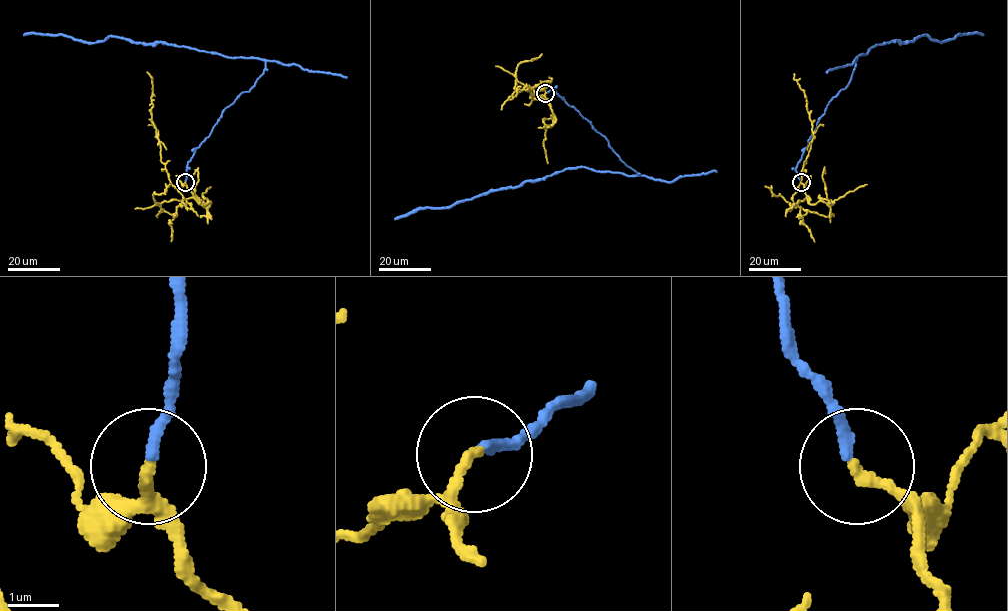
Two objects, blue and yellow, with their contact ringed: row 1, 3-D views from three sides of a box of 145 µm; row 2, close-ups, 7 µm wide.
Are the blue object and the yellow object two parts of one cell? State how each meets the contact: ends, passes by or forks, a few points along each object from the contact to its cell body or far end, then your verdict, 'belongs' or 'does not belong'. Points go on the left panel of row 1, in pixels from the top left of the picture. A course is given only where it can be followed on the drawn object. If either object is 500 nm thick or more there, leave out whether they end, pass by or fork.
blue ends; yellow ends; course blue (185, 182), (195, 150), (222, 111), (254, 85), (266, 62), (112, 36), (83, 42), (62, 35), (24, 35); course yellow (185, 182), (194, 196), (158, 204), (173, 216), (183, 196), (161, 161), (151, 120), (151, 77), (146, 72); does not belong

